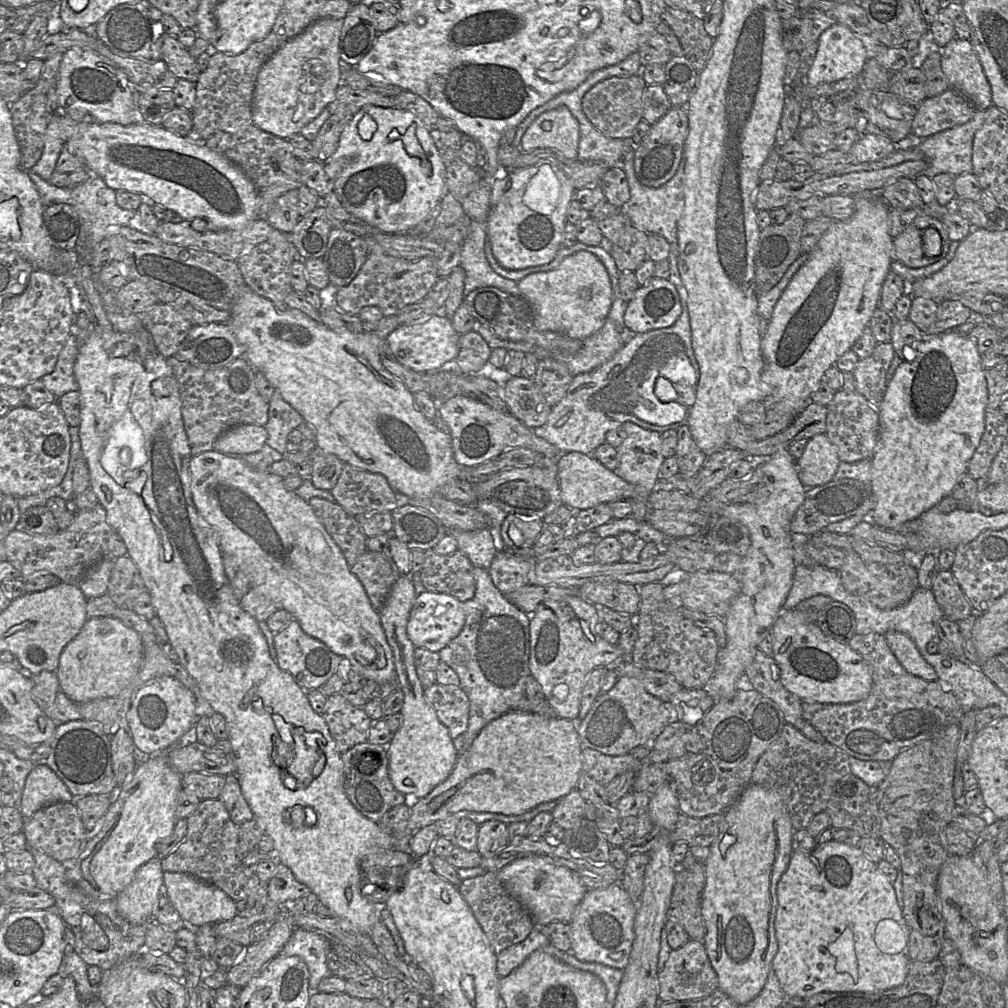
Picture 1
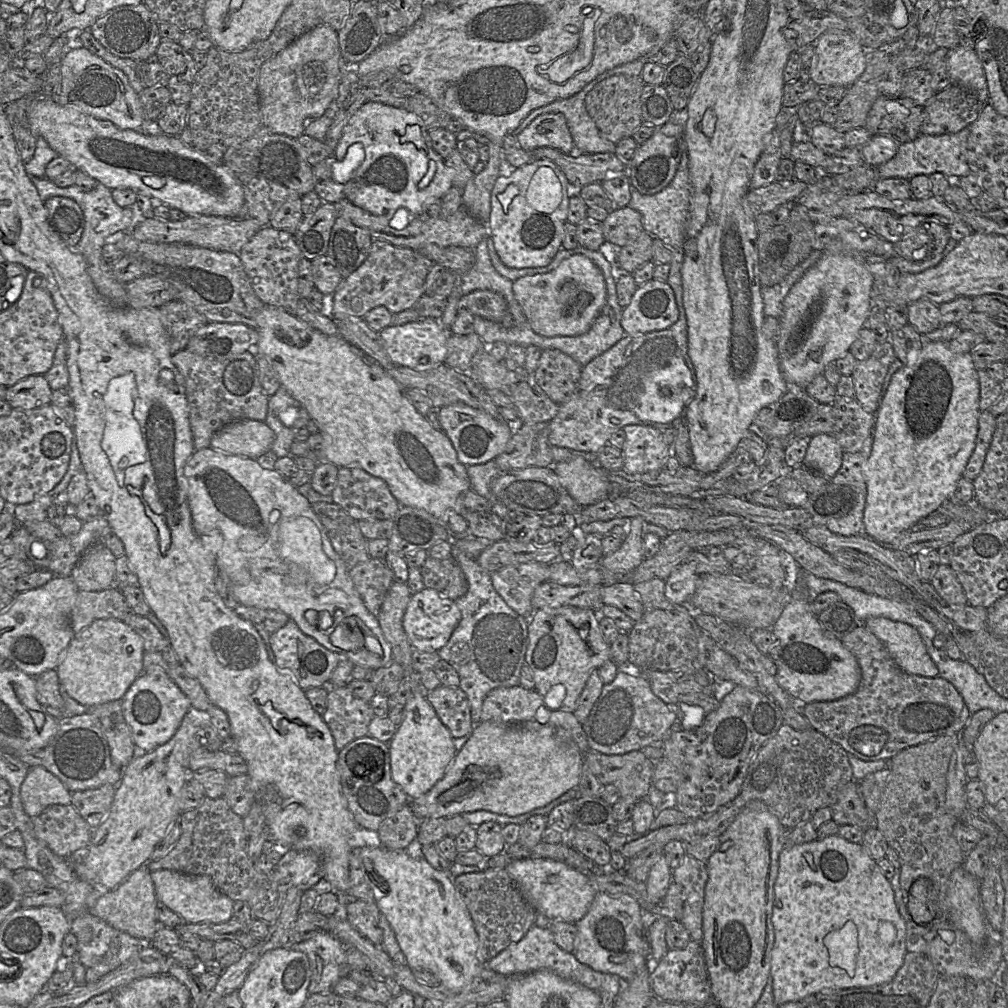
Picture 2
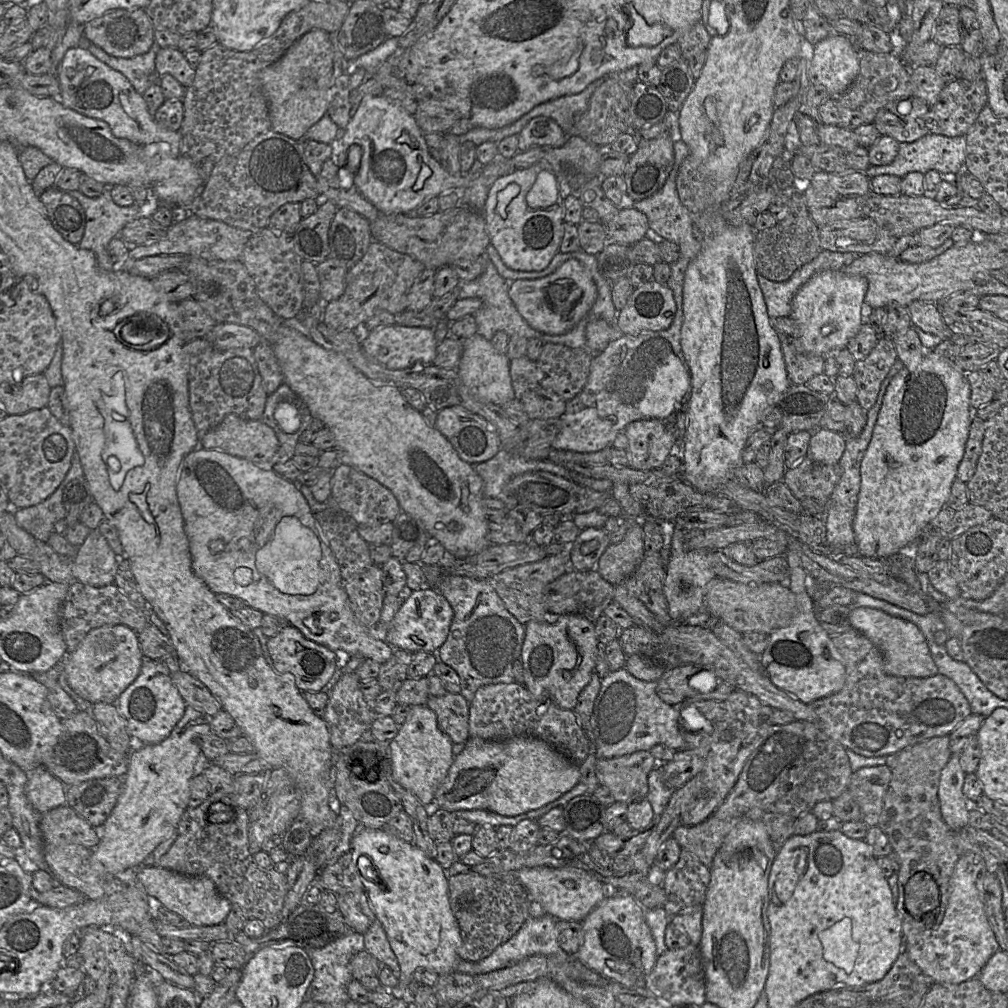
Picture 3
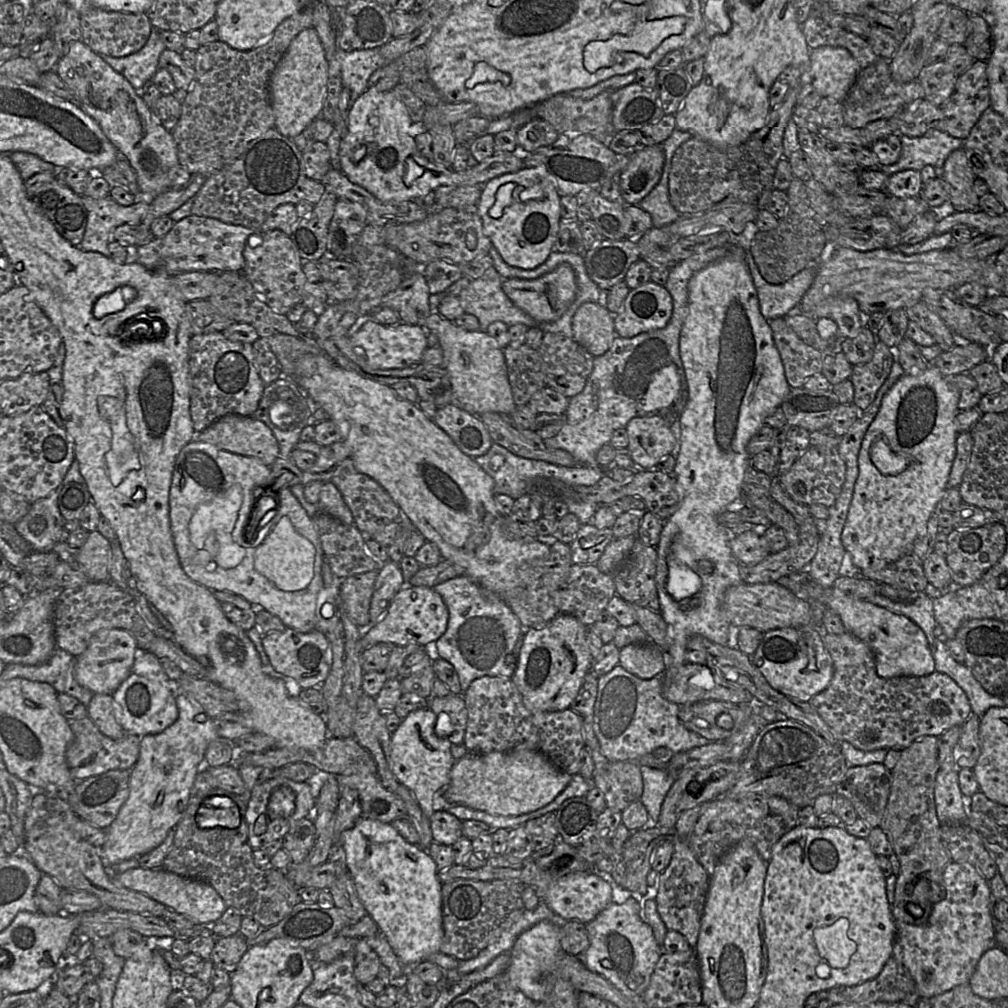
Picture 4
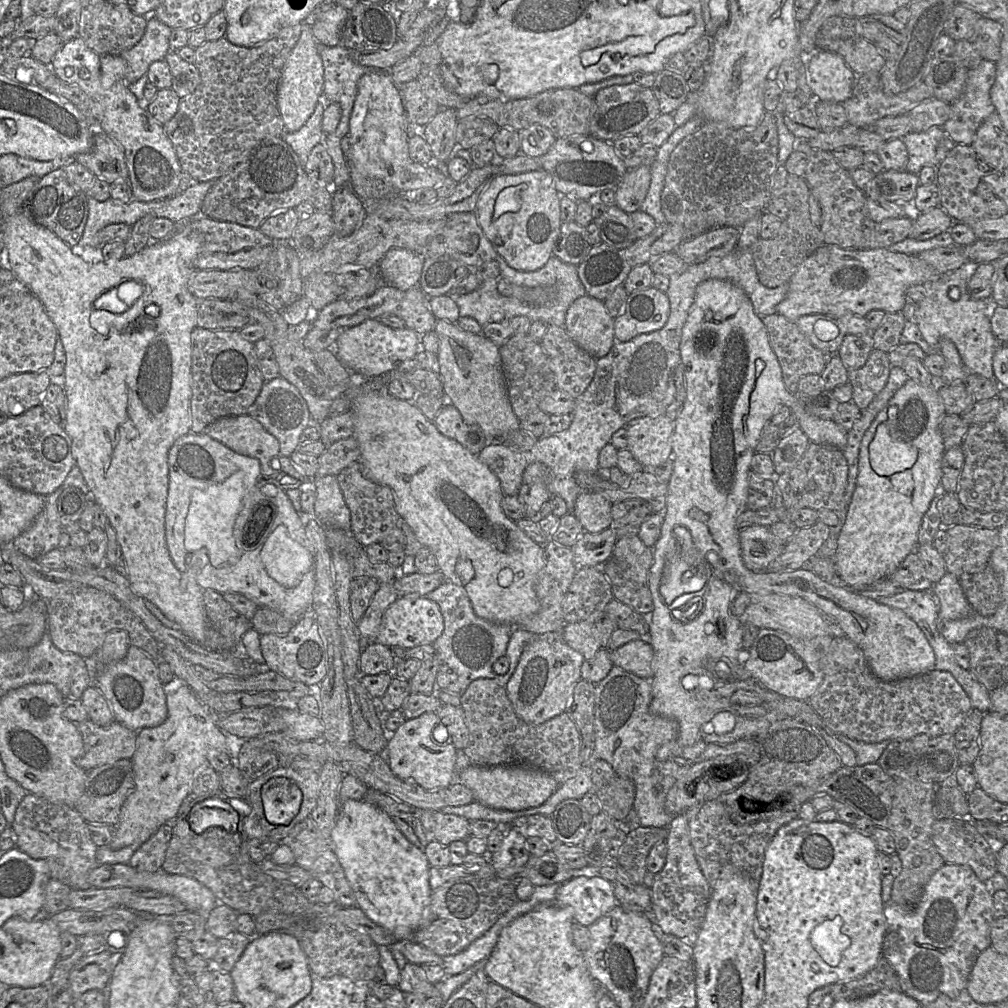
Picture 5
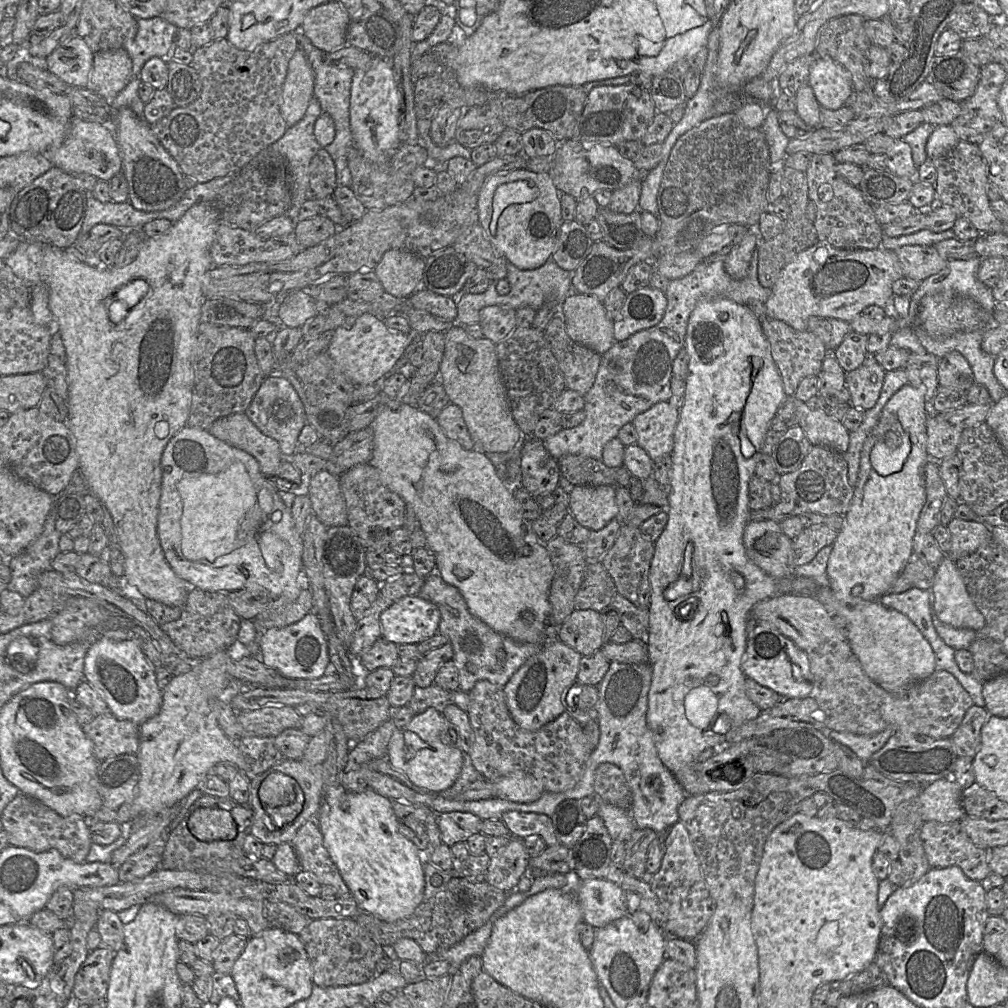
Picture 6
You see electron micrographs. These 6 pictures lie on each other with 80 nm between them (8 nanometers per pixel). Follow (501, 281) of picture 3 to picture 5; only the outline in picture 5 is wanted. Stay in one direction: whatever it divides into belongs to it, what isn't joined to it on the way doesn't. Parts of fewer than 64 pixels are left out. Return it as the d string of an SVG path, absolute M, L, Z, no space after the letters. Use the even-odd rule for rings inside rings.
M501 278L485 279L475 291L453 297L459 307L459 316L475 319L482 329L488 323L499 322L504 318L511 320L515 316L526 316L535 321L538 318L537 310L519 307L499 293L497 284ZM495 293L505 299L497 299Z

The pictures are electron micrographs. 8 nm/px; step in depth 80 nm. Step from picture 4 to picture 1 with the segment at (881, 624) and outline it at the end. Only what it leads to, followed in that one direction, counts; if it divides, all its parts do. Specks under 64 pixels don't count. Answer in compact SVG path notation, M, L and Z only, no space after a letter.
M889 630L884 637L904 669L925 680L937 680L935 669L923 658L913 640L906 634Z

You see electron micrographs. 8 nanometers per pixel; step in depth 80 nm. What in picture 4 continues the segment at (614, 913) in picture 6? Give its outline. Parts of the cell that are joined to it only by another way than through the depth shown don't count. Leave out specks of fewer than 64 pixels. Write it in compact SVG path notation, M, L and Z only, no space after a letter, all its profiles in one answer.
M569 873L550 883L547 888L535 890L540 901L543 900L561 920L575 920L584 925L595 919L612 903L611 884L594 873Z

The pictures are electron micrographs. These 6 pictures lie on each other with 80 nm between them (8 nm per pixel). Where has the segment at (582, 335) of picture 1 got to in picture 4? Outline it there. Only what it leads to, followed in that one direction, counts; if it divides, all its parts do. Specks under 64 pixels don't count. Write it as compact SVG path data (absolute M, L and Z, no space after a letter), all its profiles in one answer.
M567 263L536 279L510 278L503 280L502 289L507 297L521 310L537 321L554 322L559 319L575 299L577 284L572 267Z

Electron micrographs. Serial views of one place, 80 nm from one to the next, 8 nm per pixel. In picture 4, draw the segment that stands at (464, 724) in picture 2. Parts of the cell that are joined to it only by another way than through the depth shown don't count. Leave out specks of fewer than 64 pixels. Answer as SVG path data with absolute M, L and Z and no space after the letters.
M450 694L446 697L432 697L429 699L428 707L438 717L444 713L450 717L451 732L445 737L452 744L464 744L464 735L467 726L467 709L461 694Z

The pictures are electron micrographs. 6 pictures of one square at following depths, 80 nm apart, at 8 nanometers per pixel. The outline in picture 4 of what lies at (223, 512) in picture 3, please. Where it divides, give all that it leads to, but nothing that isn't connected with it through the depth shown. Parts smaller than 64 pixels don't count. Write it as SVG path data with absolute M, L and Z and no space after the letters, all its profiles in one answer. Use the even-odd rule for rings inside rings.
M193 440L180 451L175 462L169 495L171 532L181 566L192 580L212 592L230 591L238 594L256 607L256 612L265 609L279 617L286 627L306 633L317 629L316 602L323 588L322 565L325 556L313 518L301 506L289 487L279 488L277 495L276 492L262 495L273 482L271 467L264 465L259 459L237 455L212 444ZM253 513L256 513L255 516L262 514L260 523L269 523L269 534L257 548L245 549L233 541L232 532L242 528ZM203 548L212 558L206 567L192 563L198 549Z

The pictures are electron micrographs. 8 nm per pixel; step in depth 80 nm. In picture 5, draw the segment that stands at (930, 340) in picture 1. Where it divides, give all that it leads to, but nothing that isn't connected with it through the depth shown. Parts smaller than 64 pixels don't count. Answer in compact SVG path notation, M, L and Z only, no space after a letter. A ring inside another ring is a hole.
M908 379L878 413L862 438L856 487L834 557L837 576L849 589L889 578L919 545L918 532L923 516L940 490L942 459L946 452L940 423L947 414L938 394L938 385L939 380L935 380L933 386L922 386ZM890 407L897 407L893 418L888 416ZM881 424L886 424L894 441L908 443L917 449L915 464L889 477L876 474L869 460L869 446Z

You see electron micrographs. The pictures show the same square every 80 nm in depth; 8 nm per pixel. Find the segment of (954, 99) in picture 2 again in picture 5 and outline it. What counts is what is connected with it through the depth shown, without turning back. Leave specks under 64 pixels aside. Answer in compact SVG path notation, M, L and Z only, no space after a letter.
M988 60L968 70L964 91L950 104L950 116L942 126L955 144L971 145L979 126L996 111L990 98L995 78L995 63Z

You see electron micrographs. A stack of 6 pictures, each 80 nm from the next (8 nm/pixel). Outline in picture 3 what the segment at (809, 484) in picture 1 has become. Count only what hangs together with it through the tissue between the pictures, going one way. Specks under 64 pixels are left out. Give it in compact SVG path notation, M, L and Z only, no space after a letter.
M818 428L811 434L807 457L826 465L837 465L845 450L845 443L840 433Z

